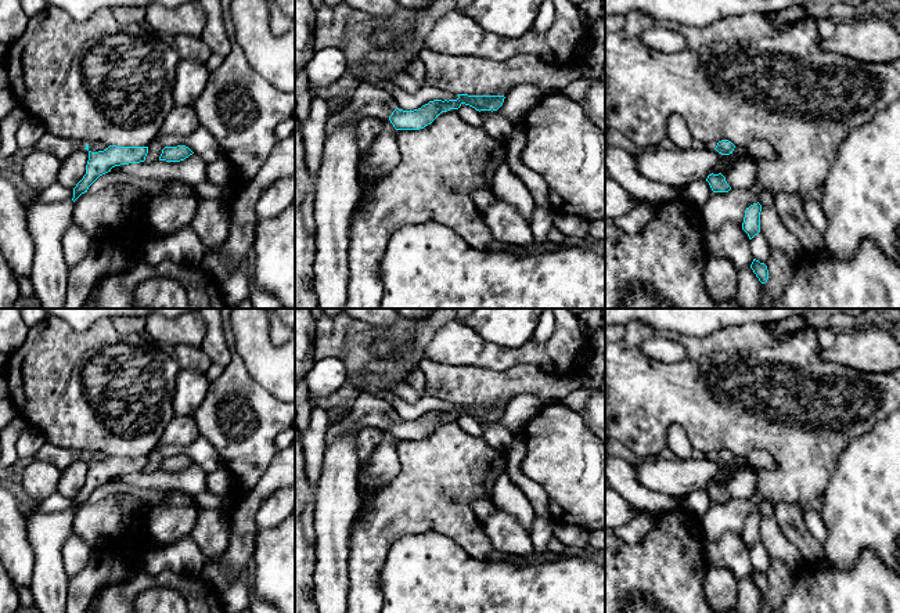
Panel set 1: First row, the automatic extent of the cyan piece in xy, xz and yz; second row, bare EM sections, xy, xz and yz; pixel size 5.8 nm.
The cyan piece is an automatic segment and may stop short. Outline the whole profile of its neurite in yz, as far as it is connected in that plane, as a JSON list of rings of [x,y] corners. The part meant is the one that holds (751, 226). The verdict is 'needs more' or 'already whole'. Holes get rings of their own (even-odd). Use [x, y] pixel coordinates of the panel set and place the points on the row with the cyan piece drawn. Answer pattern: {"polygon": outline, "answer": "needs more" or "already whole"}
{"polygon": [[[759,202],[745,210],[742,230],[748,234],[749,239],[760,232],[760,212],[762,205]]], "answer": "already whole"}

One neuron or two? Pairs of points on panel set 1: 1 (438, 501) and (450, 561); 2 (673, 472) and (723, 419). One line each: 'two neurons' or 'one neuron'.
1: two neurons
2: two neurons

